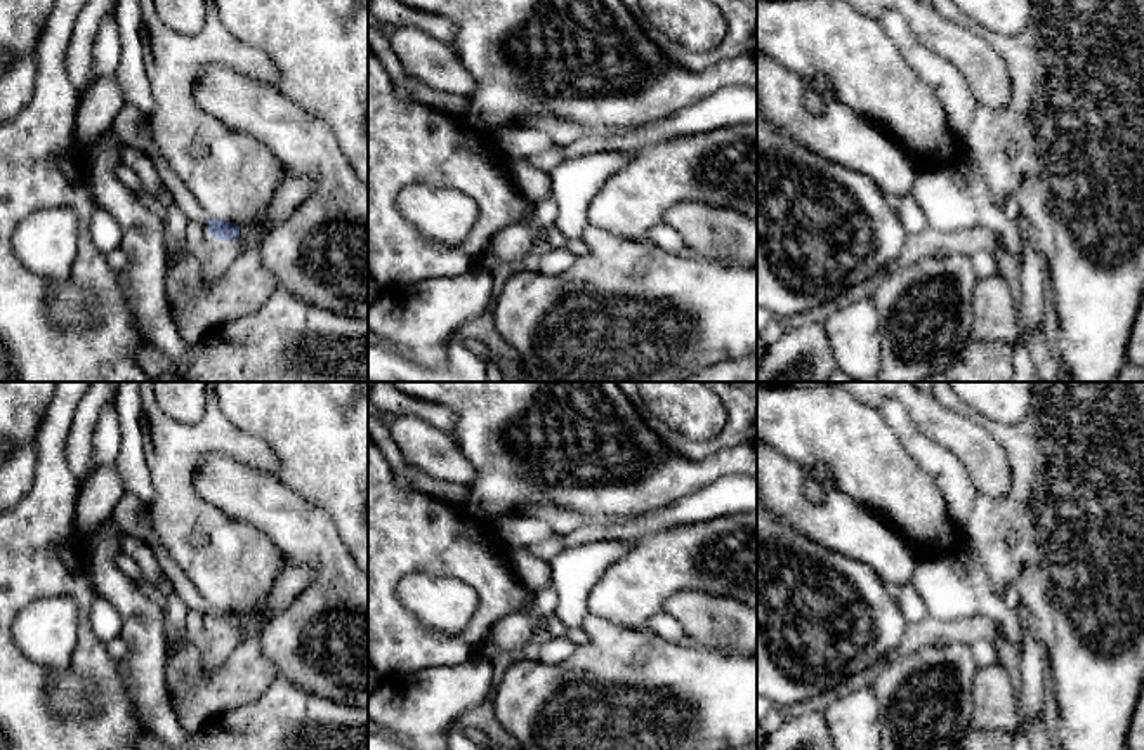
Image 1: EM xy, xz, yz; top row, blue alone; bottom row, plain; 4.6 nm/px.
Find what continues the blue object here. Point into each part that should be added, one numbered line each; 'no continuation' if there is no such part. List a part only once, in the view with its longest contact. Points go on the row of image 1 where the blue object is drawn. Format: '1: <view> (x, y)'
1: xy (132, 129)

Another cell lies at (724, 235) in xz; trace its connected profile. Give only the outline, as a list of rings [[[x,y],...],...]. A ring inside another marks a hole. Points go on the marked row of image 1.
[[[682,201],[665,212],[663,222],[698,259],[757,266],[757,220],[741,212]]]

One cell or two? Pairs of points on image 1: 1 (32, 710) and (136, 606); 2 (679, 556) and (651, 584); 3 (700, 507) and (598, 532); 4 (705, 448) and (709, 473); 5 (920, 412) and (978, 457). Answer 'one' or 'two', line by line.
1: two
2: one
3: one
4: two
5: one

